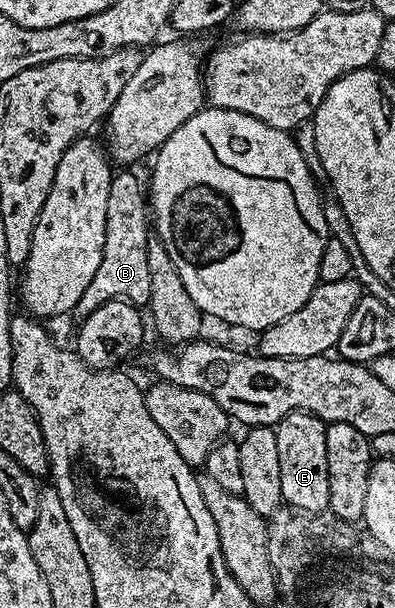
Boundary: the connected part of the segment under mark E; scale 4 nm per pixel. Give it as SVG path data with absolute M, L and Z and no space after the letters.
M295 410L287 414L273 429L277 436L277 453L281 456L281 496L284 503L306 513L319 514L329 504L329 464L325 452L328 423L317 416Z

